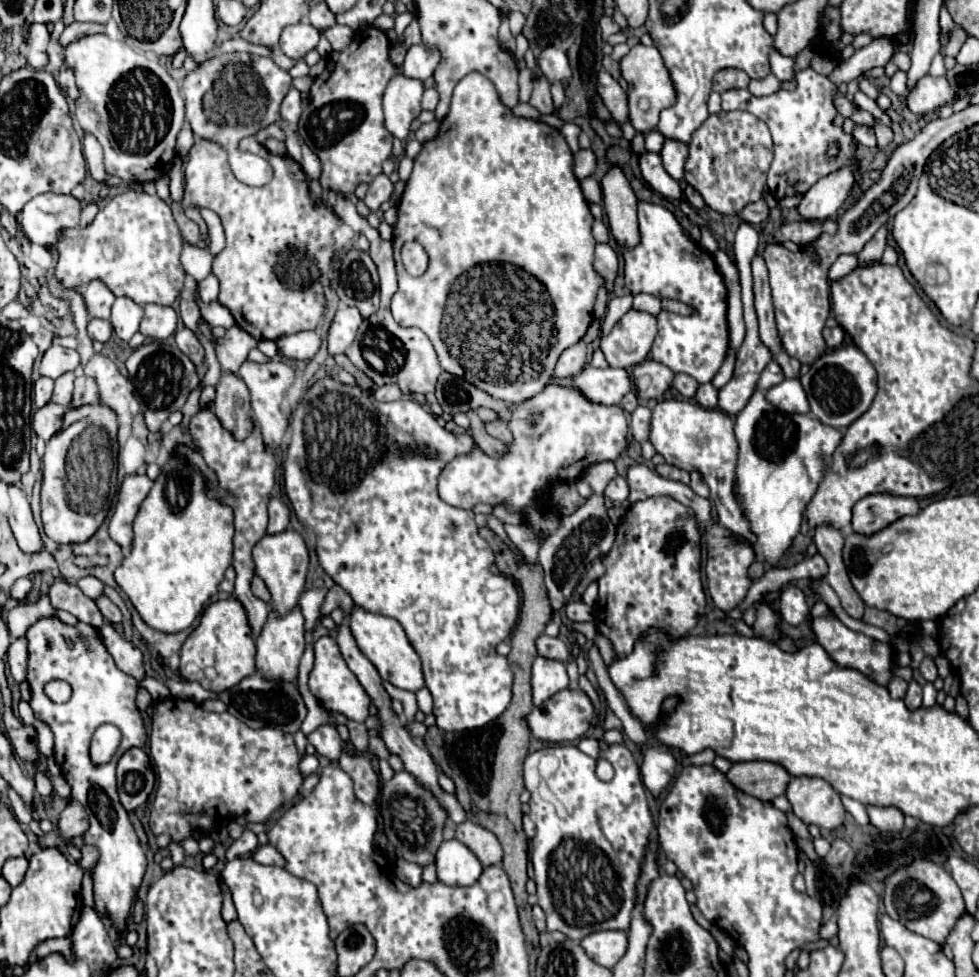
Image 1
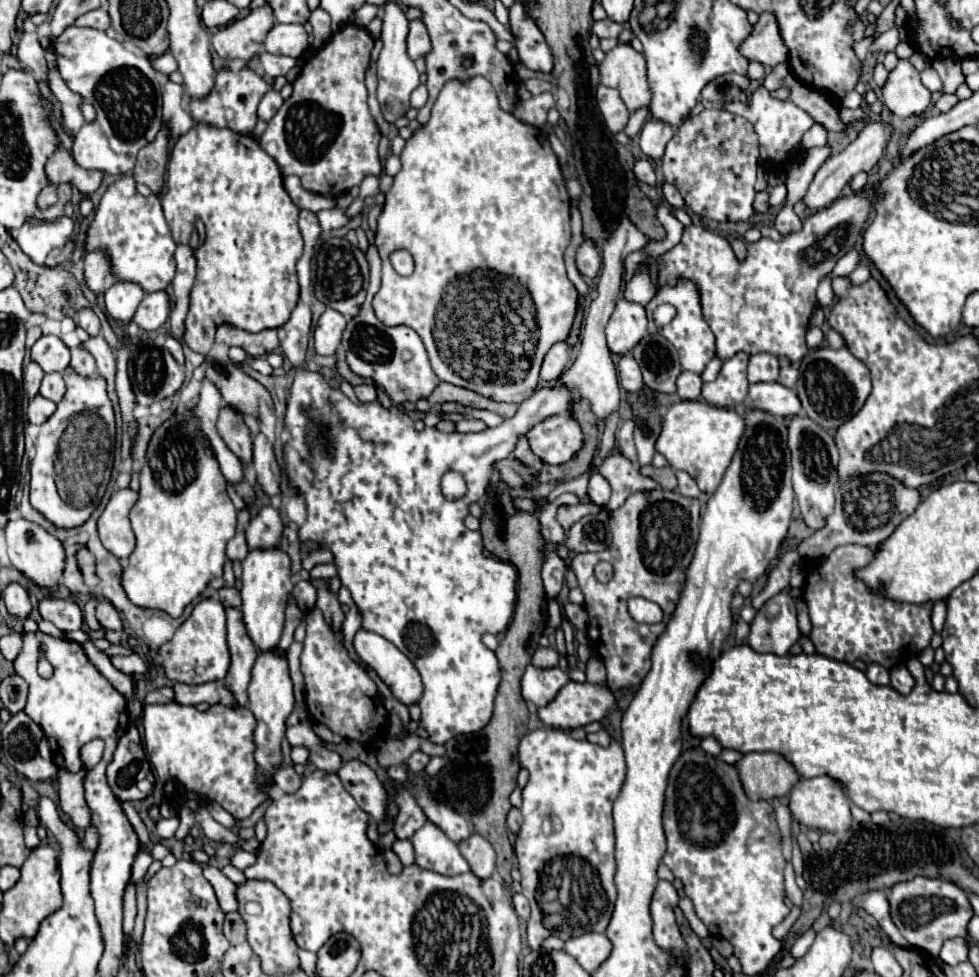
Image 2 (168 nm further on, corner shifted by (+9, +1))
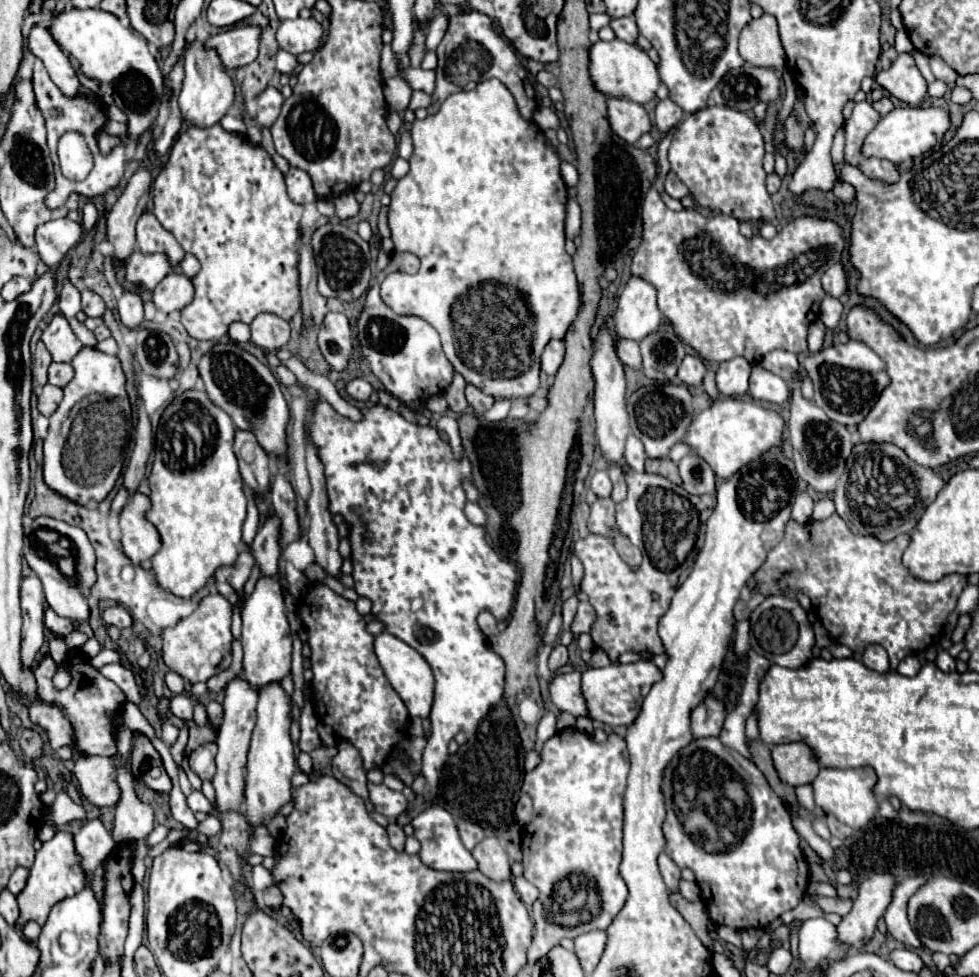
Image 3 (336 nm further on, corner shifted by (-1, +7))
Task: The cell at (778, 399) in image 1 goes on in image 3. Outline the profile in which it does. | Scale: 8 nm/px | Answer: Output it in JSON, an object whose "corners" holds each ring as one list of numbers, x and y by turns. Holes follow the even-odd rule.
{"corners":[[755,364,749,378,749,394,753,396,753,400,769,400,775,404,783,404,789,398,789,386,777,374]]}

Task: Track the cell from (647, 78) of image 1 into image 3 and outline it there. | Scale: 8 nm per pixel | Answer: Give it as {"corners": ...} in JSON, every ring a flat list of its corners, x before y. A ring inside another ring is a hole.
{"corners":[[619,38,609,42,595,42,589,48,589,74,599,92,613,98,627,98,637,104,645,104,655,98,659,88,659,76,653,60,637,44,627,44]]}

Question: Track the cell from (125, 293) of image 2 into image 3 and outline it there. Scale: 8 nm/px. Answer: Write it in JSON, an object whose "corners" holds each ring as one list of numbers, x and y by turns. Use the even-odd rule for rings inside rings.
{"corners":[[137,250,127,262,127,282,153,290,171,272,171,268,167,254,143,254]]}

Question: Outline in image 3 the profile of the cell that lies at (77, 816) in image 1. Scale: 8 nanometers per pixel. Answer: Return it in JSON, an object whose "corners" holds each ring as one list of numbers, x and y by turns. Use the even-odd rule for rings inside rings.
{"corners":[[121,754,115,756,81,756,75,762,73,774,79,780,81,794,87,802,105,808,117,804,121,790,117,784,117,770,121,766]]}

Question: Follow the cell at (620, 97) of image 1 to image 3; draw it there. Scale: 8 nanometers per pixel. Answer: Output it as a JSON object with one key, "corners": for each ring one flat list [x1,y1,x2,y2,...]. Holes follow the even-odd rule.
{"corners":[[607,98,607,108,611,130,629,144,635,144,643,134,653,130,649,114,641,104,631,104,631,100]]}

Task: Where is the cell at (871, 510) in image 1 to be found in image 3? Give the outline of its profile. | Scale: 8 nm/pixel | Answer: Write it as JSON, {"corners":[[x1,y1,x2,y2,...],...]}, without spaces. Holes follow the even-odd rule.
{"corners":[[859,442,853,446,845,472,833,490,833,502,837,514,855,534,869,534,887,542,899,534,909,534,943,486,943,478,933,468,913,462,901,448,887,442]]}

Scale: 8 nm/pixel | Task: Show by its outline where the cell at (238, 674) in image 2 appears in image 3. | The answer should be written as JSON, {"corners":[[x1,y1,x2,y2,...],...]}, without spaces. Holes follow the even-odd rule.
{"corners":[[235,678,233,682,227,684,225,688,225,720,219,728,217,734,217,746,219,752,215,756,217,772,213,776,213,788,215,788,215,810,217,812,227,812,227,810,239,810,243,804,243,786,245,786,245,766,247,766,247,752,249,752,249,742,251,742,251,732,255,726,255,706,257,706,257,696,243,684,243,678]]}

